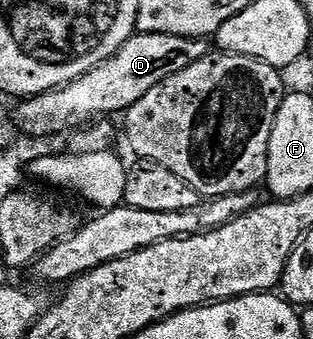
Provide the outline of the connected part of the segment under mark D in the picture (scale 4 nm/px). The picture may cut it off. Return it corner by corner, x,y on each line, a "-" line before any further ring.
134,34
106,62
91,68
86,74
74,78
69,84
21,99
16,108
16,120
32,138
47,132
64,132
67,128
79,129
97,118
108,118
111,112
127,112
146,90
154,90
158,82
174,75
186,66
194,66
198,58
209,55
210,44
204,38
182,38
170,34

